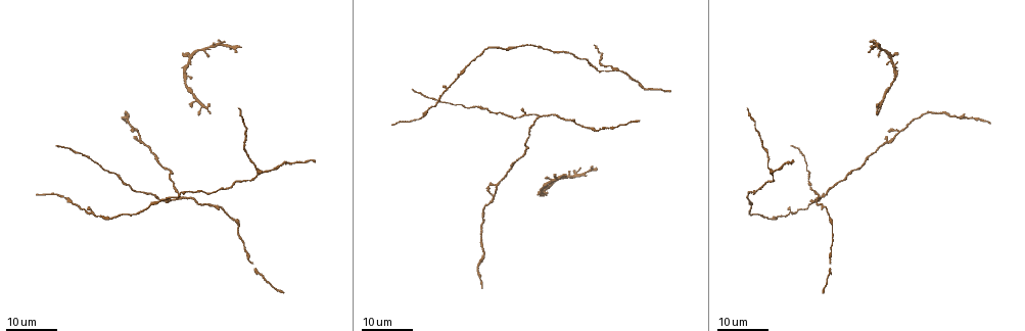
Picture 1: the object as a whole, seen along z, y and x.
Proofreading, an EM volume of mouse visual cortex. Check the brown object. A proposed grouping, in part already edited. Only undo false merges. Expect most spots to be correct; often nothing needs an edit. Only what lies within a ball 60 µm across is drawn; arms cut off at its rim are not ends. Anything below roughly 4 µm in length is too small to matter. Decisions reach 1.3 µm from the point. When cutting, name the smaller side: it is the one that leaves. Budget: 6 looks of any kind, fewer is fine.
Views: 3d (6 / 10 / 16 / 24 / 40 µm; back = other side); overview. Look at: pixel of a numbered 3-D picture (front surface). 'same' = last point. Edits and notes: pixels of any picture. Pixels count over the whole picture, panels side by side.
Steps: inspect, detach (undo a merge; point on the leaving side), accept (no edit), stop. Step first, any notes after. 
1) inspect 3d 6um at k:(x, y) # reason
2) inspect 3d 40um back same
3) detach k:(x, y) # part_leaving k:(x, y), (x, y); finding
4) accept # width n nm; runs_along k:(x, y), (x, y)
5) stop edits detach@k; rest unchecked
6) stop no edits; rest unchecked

inspect 3d 24um at 1:(617, 67) # arms part here

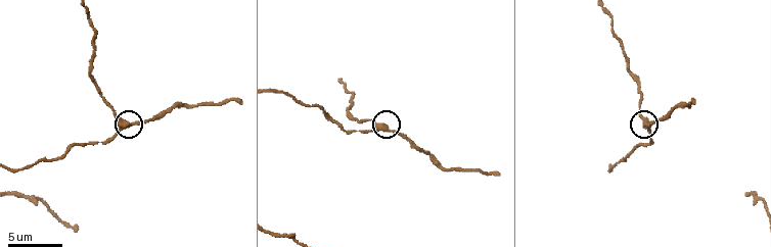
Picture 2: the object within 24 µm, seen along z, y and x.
inspect 3d 6um at 2:(125, 122)

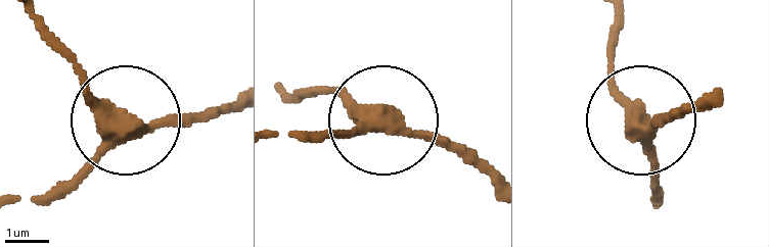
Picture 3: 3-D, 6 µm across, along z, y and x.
accept # arms 3; runs_along 3:(280, 131), (390, 120), (475, 160); one cell here

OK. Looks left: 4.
inspect 3d 24um at 1:(109, 217) # thick turns thin

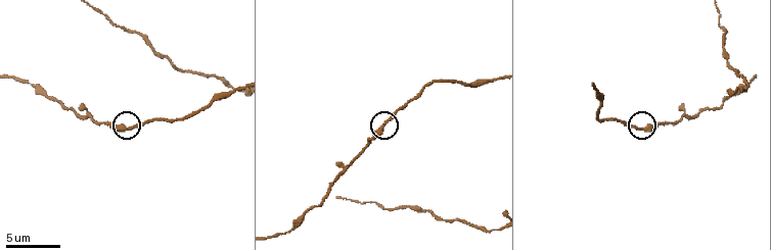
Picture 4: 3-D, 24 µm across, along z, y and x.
inspect 3d 10um at 4:(123, 129)

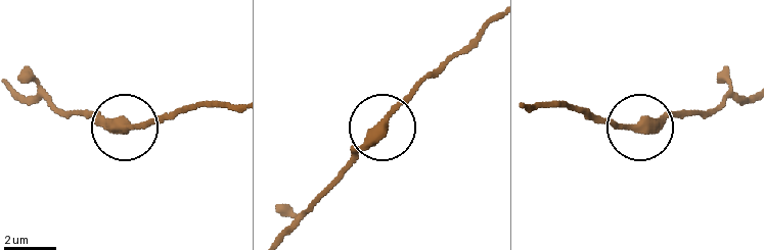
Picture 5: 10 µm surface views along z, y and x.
accept # one cell here

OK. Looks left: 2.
inspect 3d 16um at 4:(88, 116)

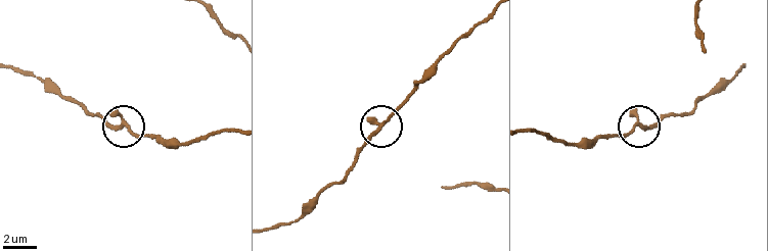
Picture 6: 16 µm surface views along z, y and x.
accept # arms 3; continuous, no second cell

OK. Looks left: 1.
stop no edits; rest unchecked

